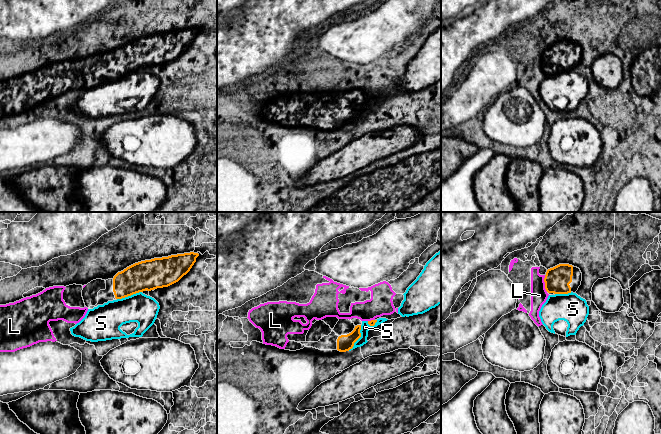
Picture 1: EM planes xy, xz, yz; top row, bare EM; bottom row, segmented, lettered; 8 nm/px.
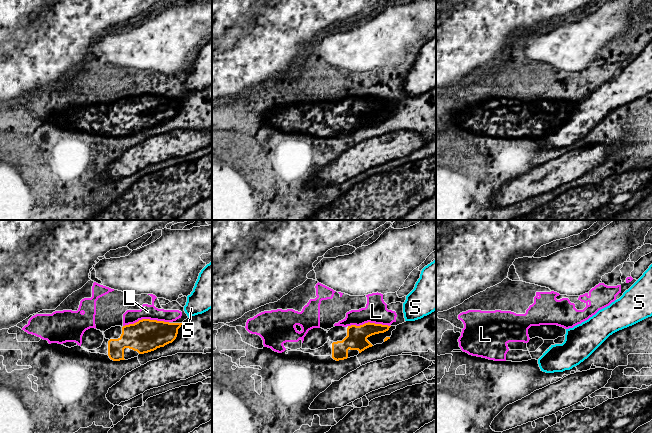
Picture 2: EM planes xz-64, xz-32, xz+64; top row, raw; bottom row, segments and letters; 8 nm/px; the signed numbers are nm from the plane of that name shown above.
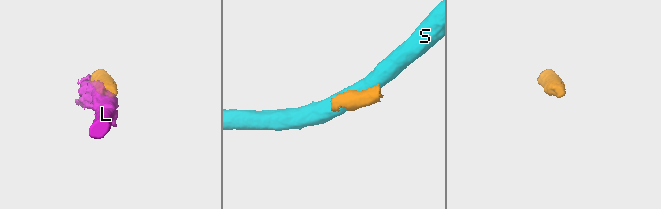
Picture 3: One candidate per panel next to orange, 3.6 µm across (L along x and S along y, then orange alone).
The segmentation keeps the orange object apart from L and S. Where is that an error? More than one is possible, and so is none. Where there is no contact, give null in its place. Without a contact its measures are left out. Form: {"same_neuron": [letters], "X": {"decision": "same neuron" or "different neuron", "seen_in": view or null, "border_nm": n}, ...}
{"same_neuron": ["L"], "L": {"decision": "same neuron", "seen_in": "yz", "border_nm": 140}, "S": {"decision": "different neuron", "seen_in": "xz", "border_nm": 240}}

